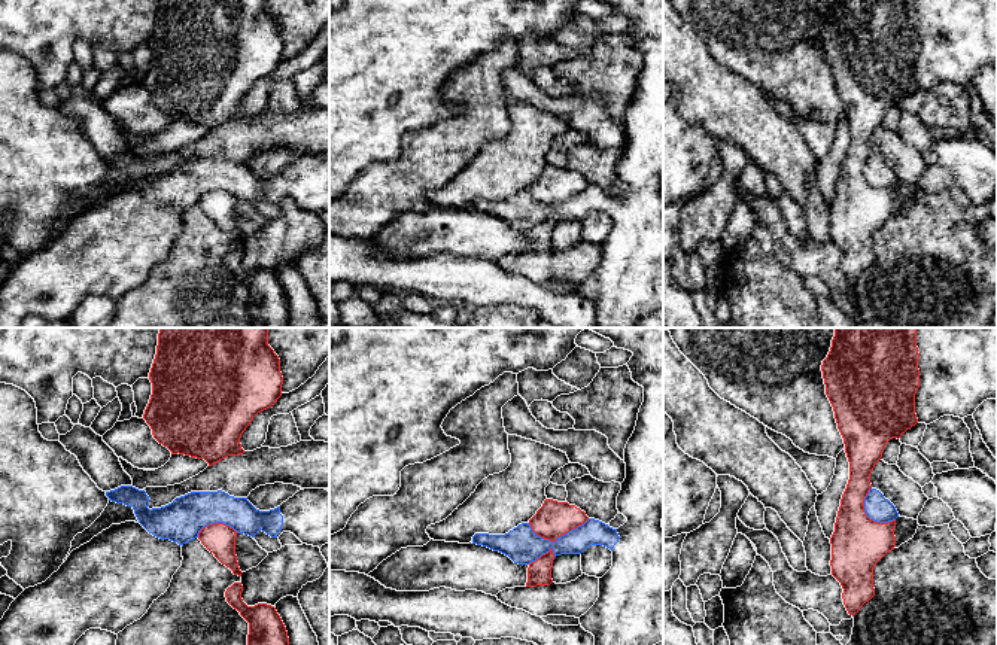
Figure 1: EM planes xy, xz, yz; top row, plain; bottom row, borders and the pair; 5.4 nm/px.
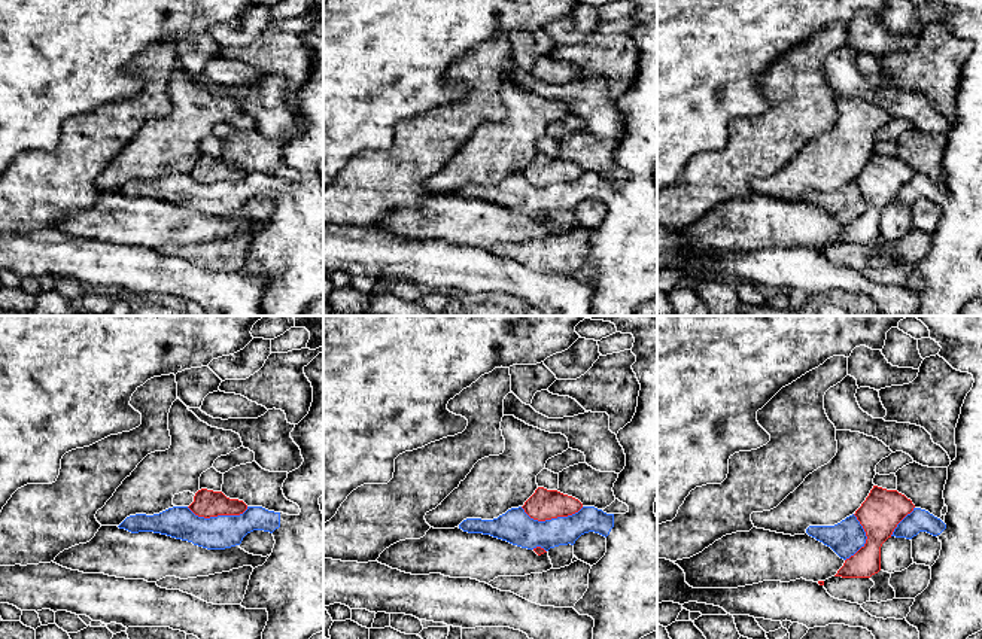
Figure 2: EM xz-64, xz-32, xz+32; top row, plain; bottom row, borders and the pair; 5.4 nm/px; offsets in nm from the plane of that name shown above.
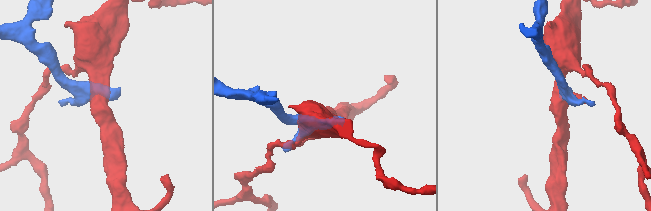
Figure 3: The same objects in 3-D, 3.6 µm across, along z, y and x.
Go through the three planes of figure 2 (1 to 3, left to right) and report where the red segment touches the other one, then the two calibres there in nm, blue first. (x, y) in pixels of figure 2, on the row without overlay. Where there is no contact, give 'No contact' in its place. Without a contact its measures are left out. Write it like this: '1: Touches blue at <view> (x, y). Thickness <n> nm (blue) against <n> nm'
1: Touches blue at xz-64 (218, 182). Thickness 180 nm (blue) against 150 nm
2: Touches blue at xz-32 (552, 185). Thickness 180 nm (blue) against 160 nm
3: Touches blue at xz+32 (866, 204). Thickness 190 nm (blue) against 220 nm

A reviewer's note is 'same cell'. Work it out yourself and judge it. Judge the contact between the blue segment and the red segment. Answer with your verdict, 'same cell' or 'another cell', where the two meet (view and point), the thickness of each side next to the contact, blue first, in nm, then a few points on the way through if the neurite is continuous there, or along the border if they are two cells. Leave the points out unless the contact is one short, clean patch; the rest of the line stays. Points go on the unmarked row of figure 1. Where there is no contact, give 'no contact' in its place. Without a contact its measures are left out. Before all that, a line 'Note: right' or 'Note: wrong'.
Note: wrong
another cell; meets blue in xz at (558, 204); 190 nm thick on the blue side, 190 nm on the other

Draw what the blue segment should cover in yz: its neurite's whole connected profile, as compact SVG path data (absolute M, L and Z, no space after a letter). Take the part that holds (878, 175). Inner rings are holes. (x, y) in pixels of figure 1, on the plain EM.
M870 155L864 164L864 179L878 189L888 189L899 183L896 173L876 155Z

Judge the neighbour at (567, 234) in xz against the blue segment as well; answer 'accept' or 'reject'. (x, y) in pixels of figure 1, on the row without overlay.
reject

